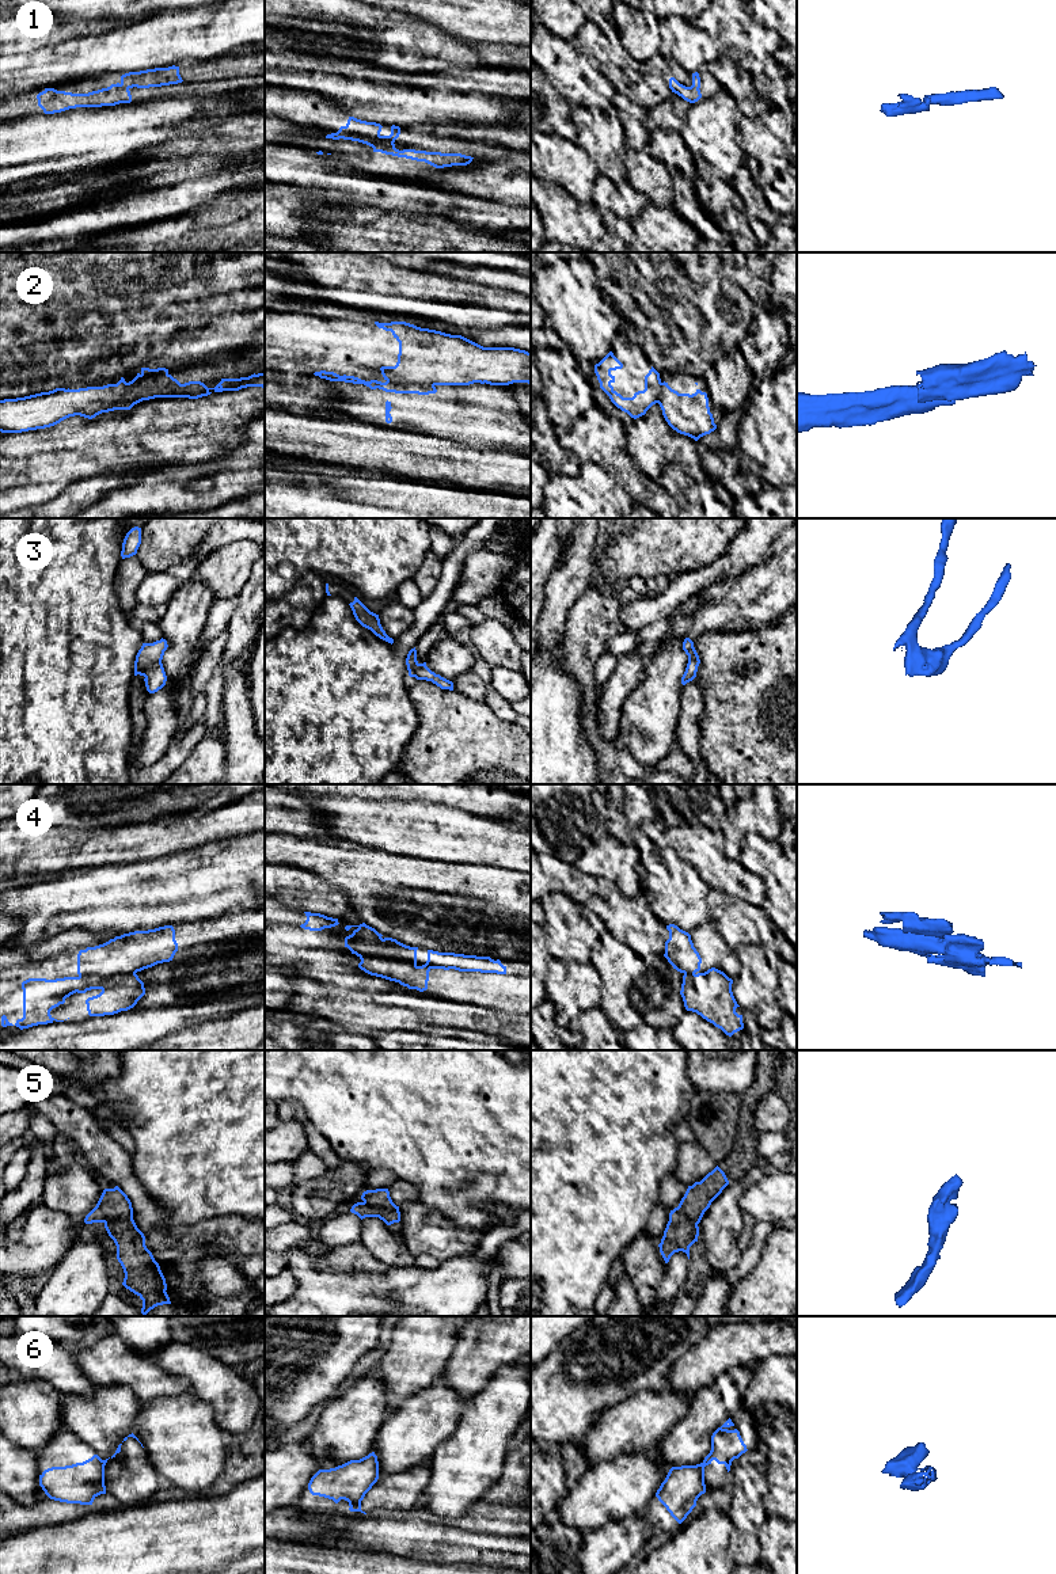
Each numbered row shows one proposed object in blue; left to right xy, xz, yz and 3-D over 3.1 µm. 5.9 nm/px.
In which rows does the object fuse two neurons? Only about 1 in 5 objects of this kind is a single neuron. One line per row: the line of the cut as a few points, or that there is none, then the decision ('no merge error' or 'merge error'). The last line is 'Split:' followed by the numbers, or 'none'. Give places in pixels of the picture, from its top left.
1: no cut; no merge error
2: cut in xz along (387, 380), (433, 386); merge error
3: no cut; no merge error
4: cut in xy along (135, 973), (79, 976); merge error
5: no cut; no merge error
6: cut in xz along (364, 1494), (350, 1506); merge error
Split: 2, 4, 6

